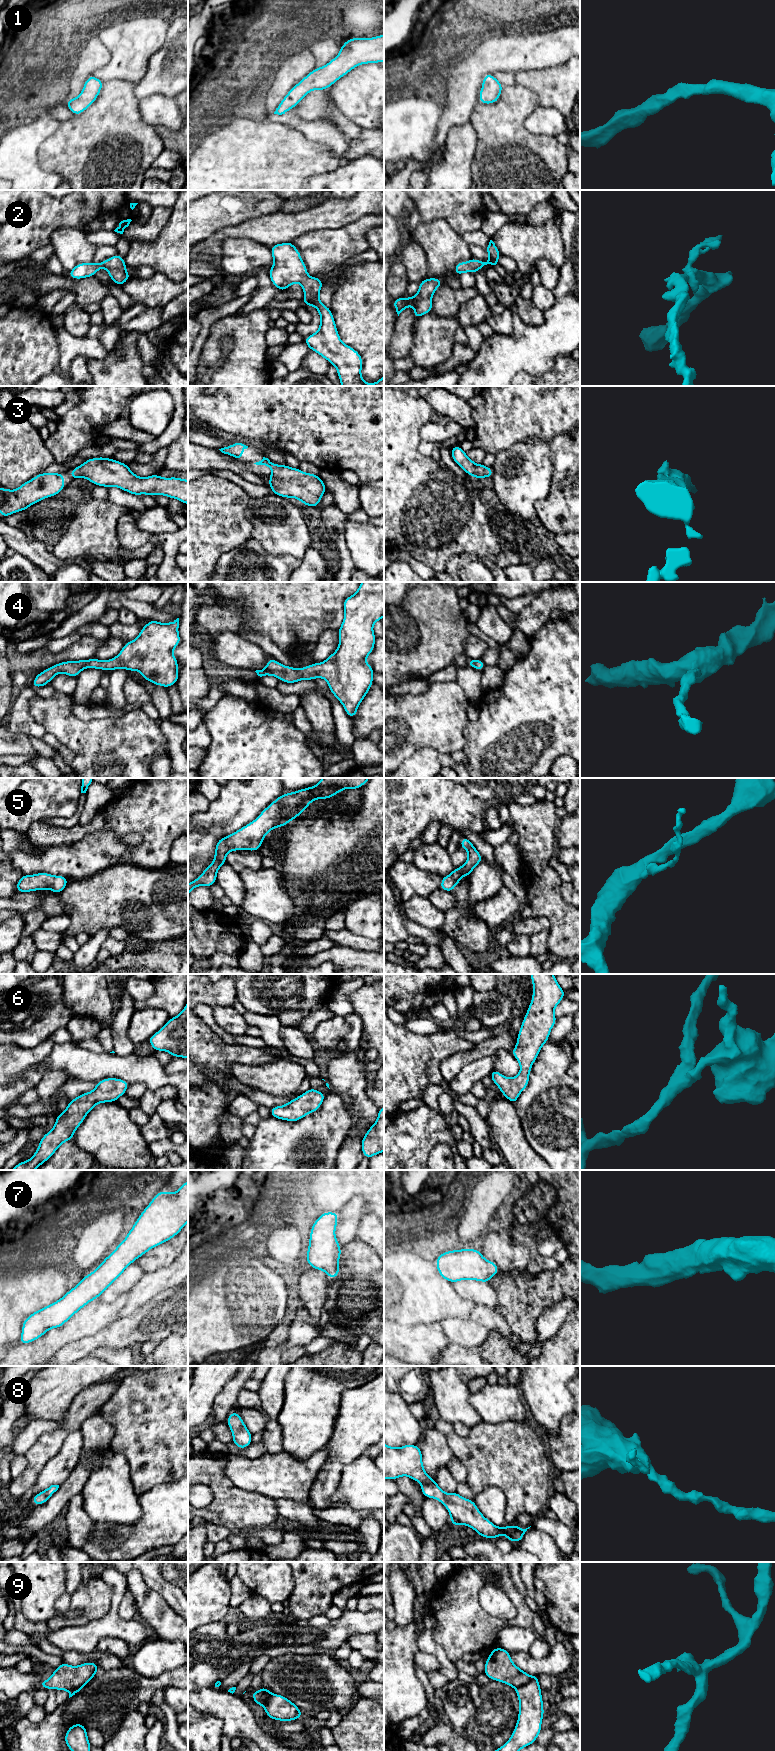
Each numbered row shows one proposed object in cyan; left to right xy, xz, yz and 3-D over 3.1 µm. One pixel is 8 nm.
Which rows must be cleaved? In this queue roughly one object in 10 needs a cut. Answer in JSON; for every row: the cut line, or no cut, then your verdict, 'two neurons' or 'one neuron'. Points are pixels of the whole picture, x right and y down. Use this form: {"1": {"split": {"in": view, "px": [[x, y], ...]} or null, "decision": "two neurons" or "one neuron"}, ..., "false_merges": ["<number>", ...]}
{"1": {"split": null, "decision": "one neuron"}, "2": {"split": null, "decision": "one neuron"}, "3": {"split": null, "decision": "one neuron"}, "4": {"split": null, "decision": "one neuron"}, "5": {"split": null, "decision": "one neuron"}, "6": {"split": null, "decision": "one neuron"}, "7": {"split": null, "decision": "one neuron"}, "8": {"split": null, "decision": "one neuron"}, "9": {"split": {"in": "xy", "px": [[93, 1675], [84, 1684], [69, 1692]]}, "decision": "two neurons"}, "false_merges": ["9"]}

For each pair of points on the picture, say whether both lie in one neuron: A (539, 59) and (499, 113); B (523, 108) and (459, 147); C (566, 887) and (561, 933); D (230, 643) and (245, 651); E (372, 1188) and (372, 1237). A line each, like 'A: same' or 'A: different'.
A: different
B: different
C: different
D: same
E: different

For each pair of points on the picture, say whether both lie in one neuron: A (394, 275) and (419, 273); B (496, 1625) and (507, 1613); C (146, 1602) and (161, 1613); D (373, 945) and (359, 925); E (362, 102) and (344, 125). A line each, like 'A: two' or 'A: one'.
A: two
B: two
C: one
D: two
E: two

